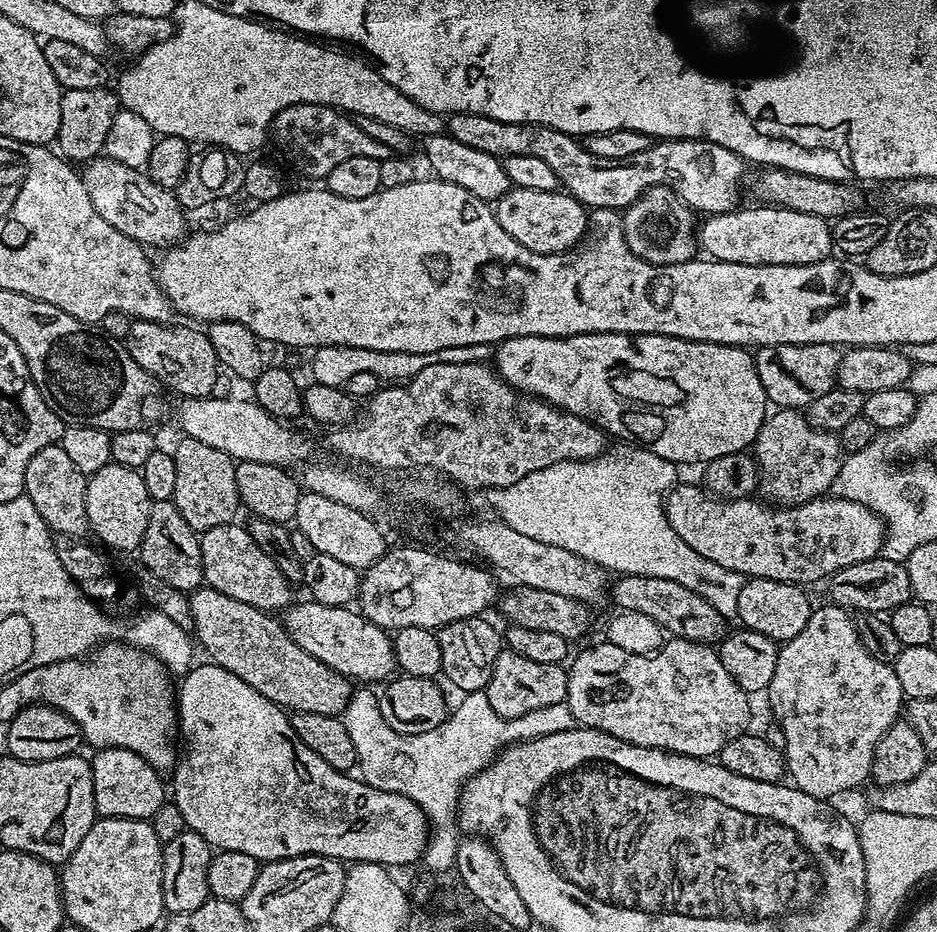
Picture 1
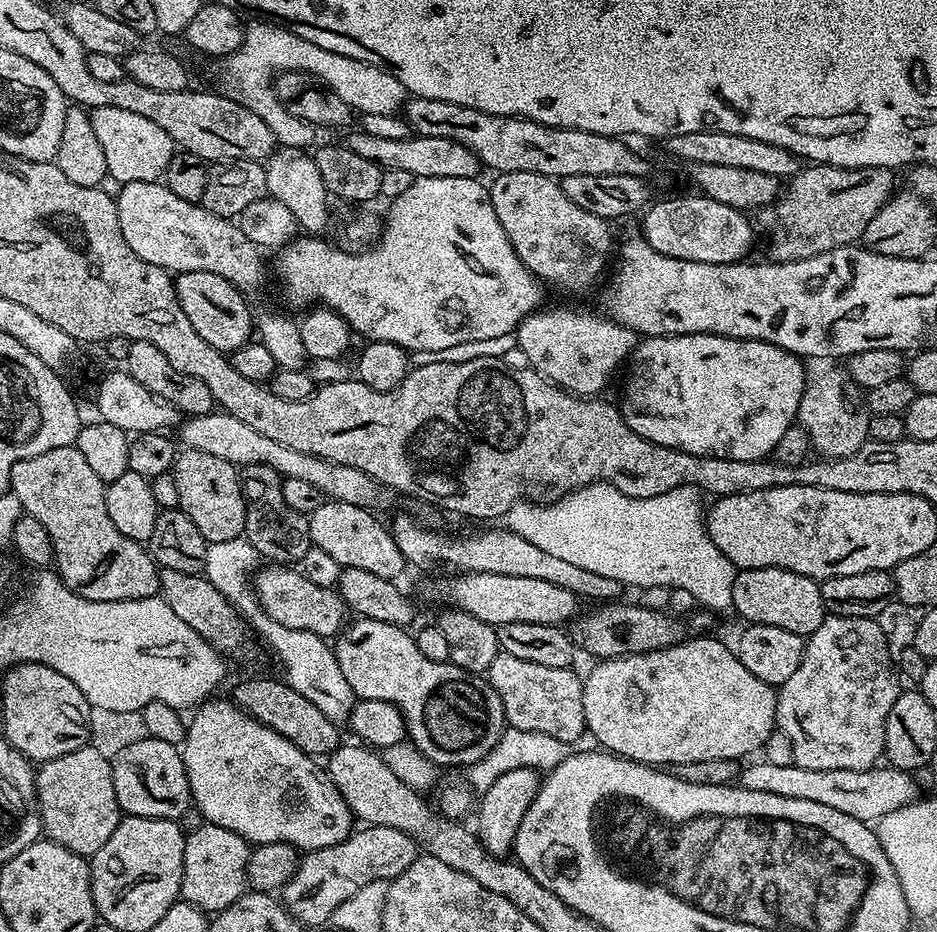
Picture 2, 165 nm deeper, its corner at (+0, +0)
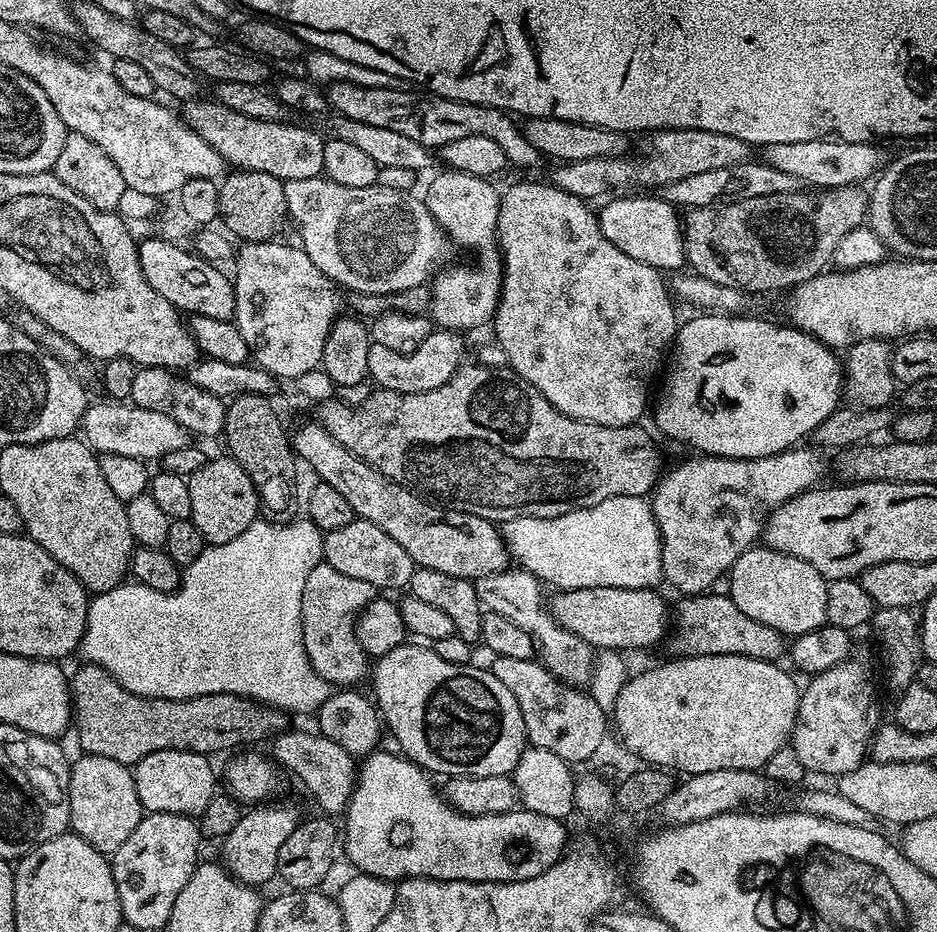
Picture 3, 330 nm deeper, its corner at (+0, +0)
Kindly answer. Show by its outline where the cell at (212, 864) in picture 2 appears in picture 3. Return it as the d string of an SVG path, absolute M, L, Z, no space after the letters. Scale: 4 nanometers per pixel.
M276 804L271 806L252 806L252 808L243 813L238 822L238 826L234 826L234 830L230 830L230 834L225 836L222 841L224 847L224 857L222 863L228 869L228 873L236 880L241 880L244 884L253 886L261 886L268 879L276 876L276 863L278 862L278 850L282 850L282 842L286 842L286 838L290 838L290 834L294 834L294 830L300 825L302 813L296 808L291 808L288 804Z

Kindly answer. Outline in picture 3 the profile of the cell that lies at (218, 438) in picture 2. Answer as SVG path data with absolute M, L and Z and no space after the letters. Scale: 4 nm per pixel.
M103 402L104 404L93 403L84 412L82 421L82 439L93 452L97 454L123 454L126 458L138 458L145 462L163 461L166 454L173 450L182 450L189 447L190 434L174 418L166 414L158 414L158 410L146 410L138 408L131 402Z

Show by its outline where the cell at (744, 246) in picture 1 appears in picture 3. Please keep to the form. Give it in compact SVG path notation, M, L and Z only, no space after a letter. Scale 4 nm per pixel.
M628 194L612 198L617 200L609 199L609 204L599 209L602 234L606 234L606 238L610 238L610 242L622 250L622 254L630 254L630 258L638 258L638 262L646 262L646 266L654 266L661 273L672 274L683 269L686 264L683 229L676 205L656 194L624 195Z

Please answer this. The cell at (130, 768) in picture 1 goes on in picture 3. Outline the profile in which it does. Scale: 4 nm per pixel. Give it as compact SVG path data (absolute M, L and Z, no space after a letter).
M182 750L146 754L135 764L132 774L142 806L148 812L178 812L181 816L198 818L218 794L218 772L212 769L212 762L202 754Z

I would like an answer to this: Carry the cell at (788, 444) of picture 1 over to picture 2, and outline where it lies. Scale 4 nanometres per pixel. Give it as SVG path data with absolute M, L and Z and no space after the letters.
M843 367L828 368L804 385L802 402L798 402L796 420L806 430L813 453L829 460L837 460L846 454L854 454L869 437L870 413L859 384L855 384Z

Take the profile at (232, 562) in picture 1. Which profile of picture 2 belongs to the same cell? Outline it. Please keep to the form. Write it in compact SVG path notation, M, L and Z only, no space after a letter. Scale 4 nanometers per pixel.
M292 566L264 567L268 568L261 567L255 573L254 591L260 602L260 609L270 618L274 618L274 622L290 630L306 630L325 638L335 637L345 627L350 609L336 588L318 586L310 582L310 578L306 578L303 571Z

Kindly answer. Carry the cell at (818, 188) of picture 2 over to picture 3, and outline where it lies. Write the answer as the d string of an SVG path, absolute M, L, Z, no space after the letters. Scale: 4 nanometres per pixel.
M855 184L835 190L801 190L762 198L730 200L710 208L694 208L682 220L684 258L695 275L710 278L710 282L739 288L745 294L780 292L783 288L791 290L825 271L835 257L838 242L842 242L850 230L861 227L867 214L868 196L863 187Z

